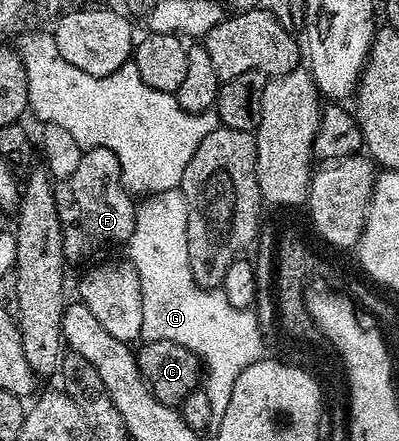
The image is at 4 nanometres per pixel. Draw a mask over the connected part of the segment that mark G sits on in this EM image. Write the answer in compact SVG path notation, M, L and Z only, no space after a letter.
M180 190L164 191L142 198L136 204L135 229L127 244L128 262L138 273L142 293L142 340L171 341L183 345L196 353L203 368L203 390L207 393L207 401L211 401L211 413L220 417L231 401L231 392L235 389L235 381L239 381L239 373L247 369L247 365L256 363L262 358L261 327L252 314L252 310L235 308L227 301L220 289L206 289L195 281L191 273L191 261L187 253L187 199L181 196Z

